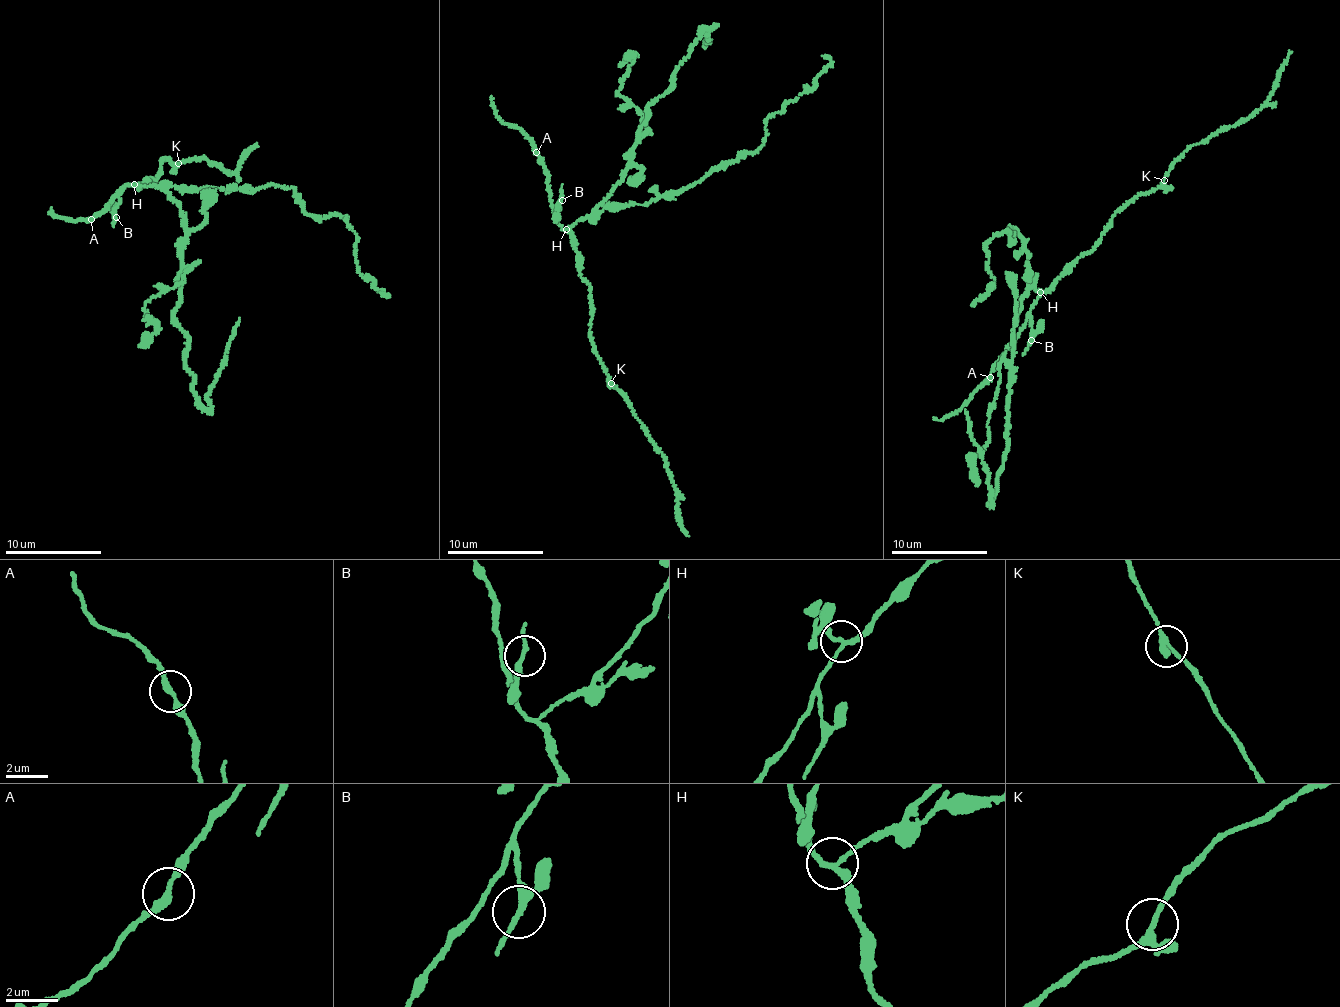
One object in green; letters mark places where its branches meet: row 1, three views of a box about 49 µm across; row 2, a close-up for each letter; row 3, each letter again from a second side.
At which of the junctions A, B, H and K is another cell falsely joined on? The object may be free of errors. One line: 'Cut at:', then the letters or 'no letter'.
Cut at: H

